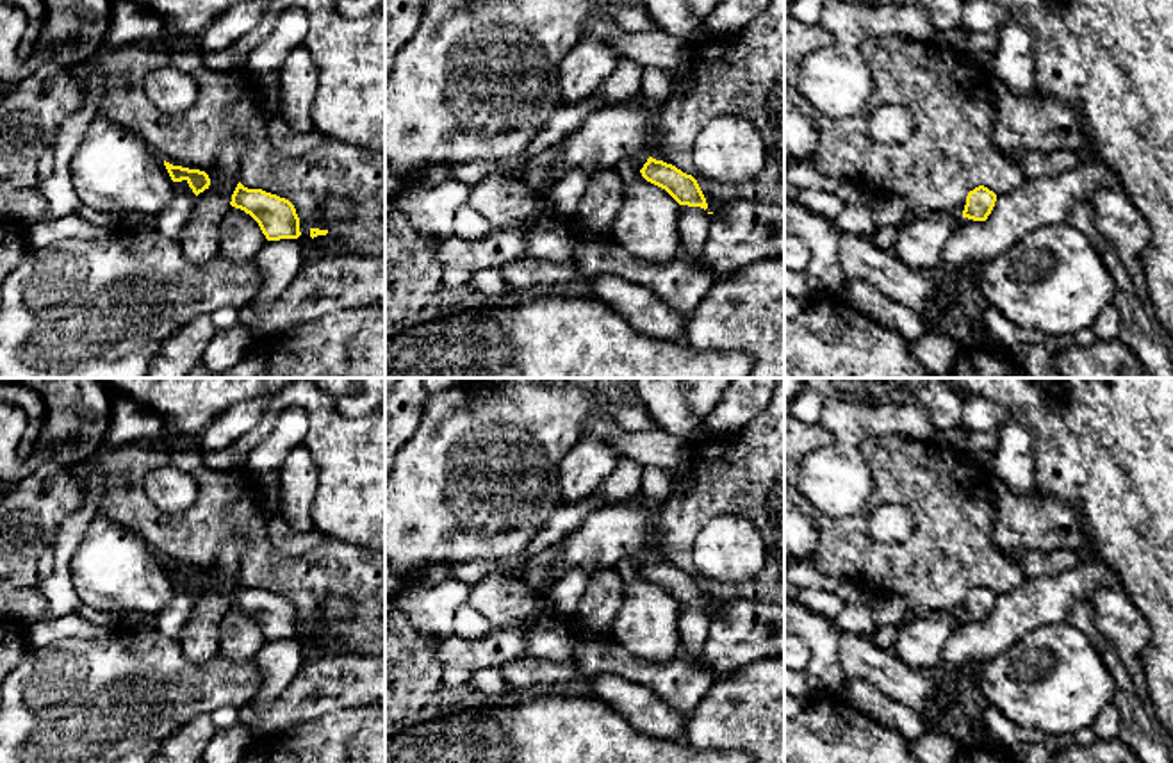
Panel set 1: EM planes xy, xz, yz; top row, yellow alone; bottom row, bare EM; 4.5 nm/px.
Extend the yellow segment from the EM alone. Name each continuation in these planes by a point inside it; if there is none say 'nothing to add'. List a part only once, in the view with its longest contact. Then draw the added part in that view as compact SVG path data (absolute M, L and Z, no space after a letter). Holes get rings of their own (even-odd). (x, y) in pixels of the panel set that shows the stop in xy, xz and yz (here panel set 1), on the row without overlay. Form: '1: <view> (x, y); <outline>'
nothing to add

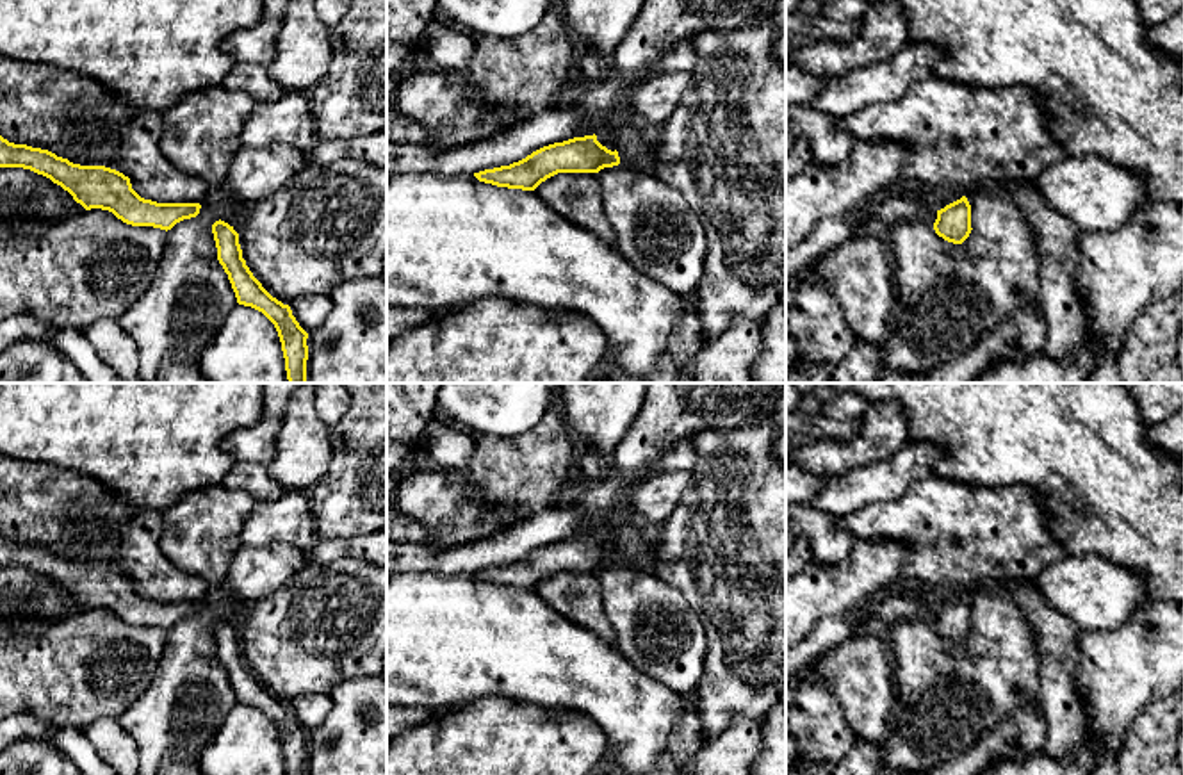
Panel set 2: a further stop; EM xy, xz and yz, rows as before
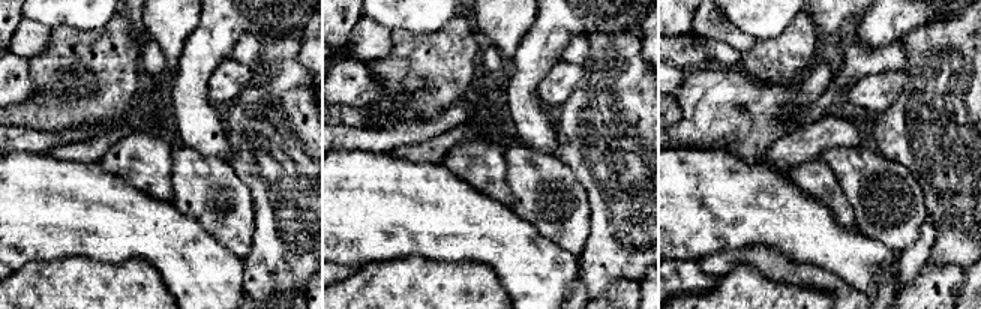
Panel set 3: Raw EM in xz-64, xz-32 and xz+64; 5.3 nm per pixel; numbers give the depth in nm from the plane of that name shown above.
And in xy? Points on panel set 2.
nothing to add

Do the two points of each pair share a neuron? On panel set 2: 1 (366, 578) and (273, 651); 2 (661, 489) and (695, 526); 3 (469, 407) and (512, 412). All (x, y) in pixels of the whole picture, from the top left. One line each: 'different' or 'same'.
1: same
2: different
3: same

